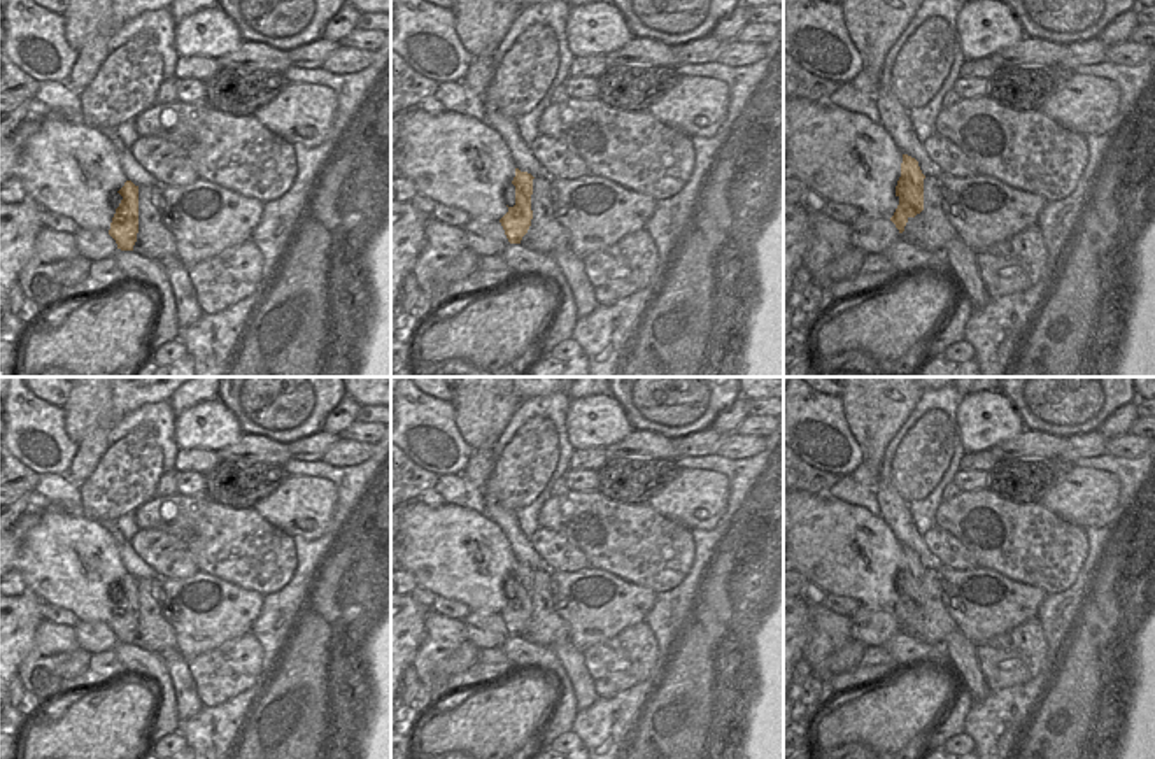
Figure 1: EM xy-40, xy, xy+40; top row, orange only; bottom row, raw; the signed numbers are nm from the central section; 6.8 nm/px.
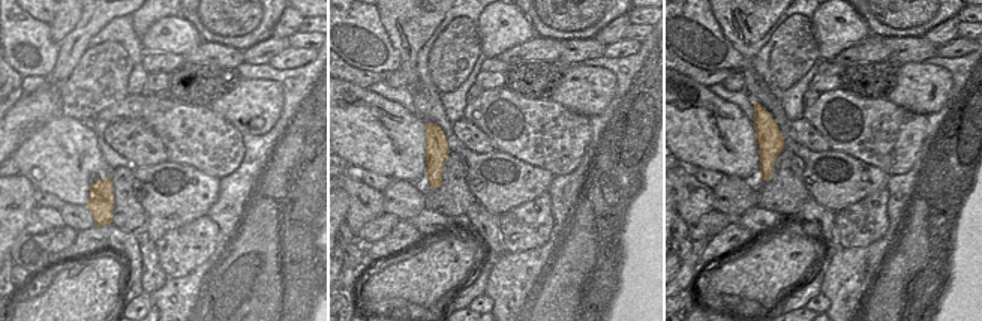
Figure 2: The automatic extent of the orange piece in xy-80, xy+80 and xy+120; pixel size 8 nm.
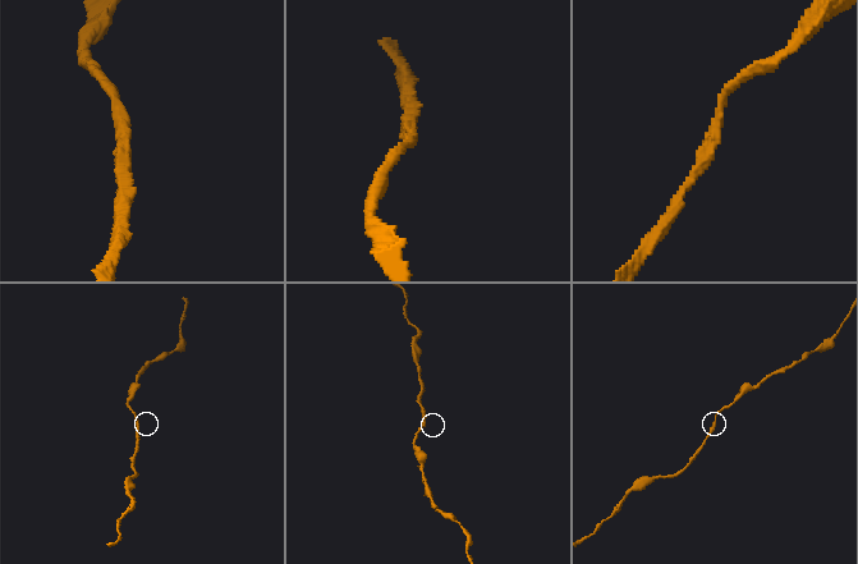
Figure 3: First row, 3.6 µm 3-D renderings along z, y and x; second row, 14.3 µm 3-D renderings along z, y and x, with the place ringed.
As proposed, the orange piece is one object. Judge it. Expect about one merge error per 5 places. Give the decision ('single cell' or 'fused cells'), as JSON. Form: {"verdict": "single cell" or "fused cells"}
{"verdict": "single cell"}

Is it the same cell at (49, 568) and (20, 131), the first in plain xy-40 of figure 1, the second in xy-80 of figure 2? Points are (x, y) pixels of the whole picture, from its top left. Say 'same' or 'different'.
different

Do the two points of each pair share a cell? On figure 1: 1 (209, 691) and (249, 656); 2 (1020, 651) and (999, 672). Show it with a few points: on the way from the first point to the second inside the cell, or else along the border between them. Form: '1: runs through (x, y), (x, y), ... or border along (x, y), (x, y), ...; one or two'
1: runs through (219, 680), (239, 663); one
2: runs through (1015, 656), (1005, 666); one

